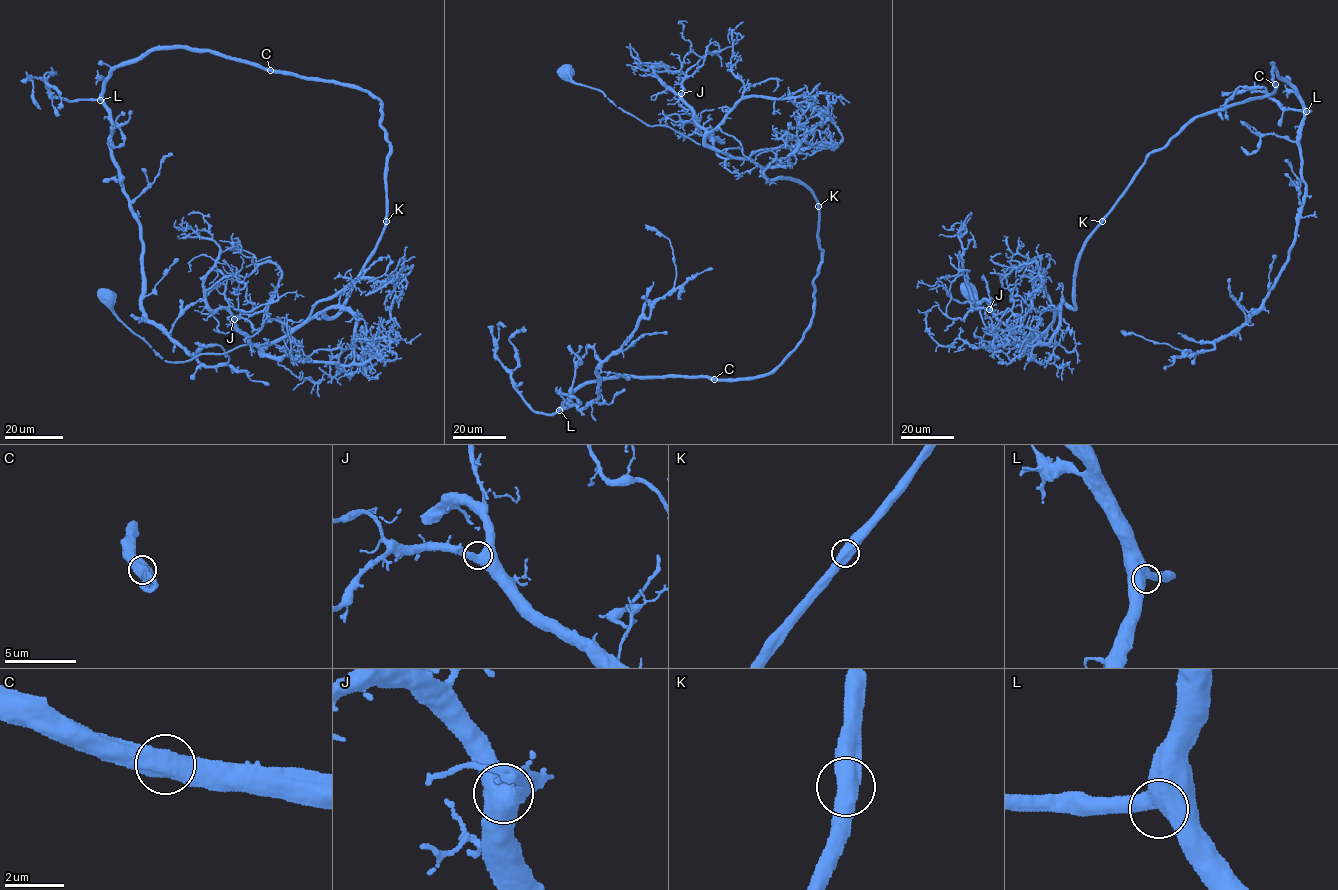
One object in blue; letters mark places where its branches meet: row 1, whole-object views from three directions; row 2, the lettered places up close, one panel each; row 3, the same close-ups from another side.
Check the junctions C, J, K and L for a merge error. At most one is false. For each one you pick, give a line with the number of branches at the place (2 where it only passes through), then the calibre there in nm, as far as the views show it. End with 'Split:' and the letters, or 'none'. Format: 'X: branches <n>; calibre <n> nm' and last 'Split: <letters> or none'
Split: none

